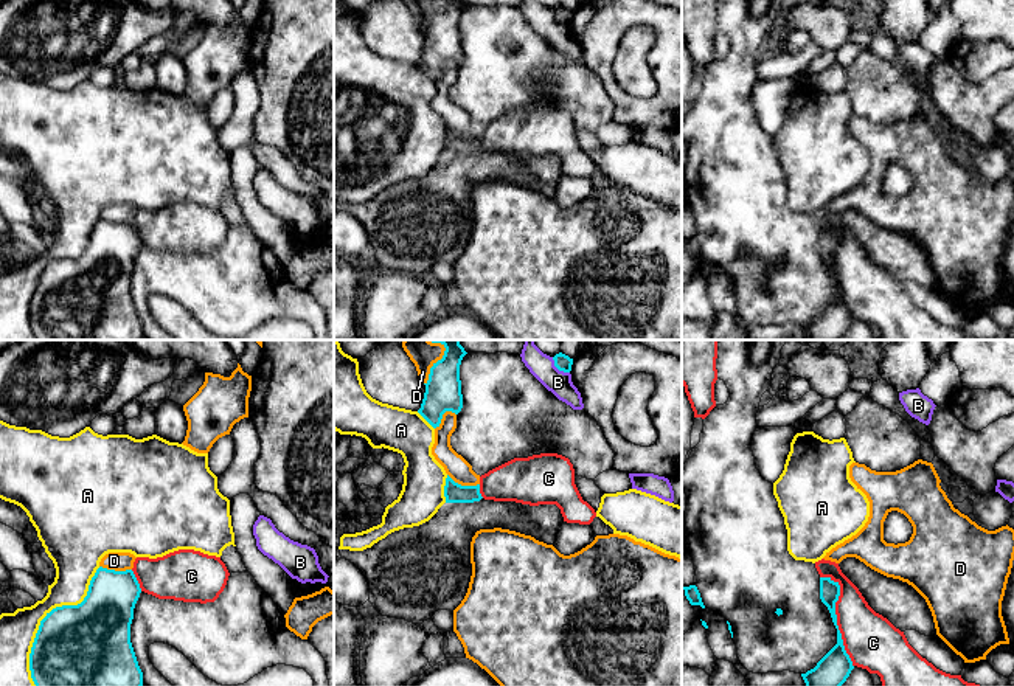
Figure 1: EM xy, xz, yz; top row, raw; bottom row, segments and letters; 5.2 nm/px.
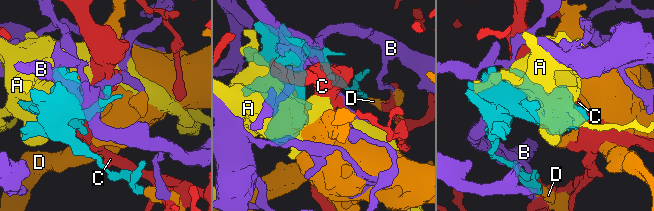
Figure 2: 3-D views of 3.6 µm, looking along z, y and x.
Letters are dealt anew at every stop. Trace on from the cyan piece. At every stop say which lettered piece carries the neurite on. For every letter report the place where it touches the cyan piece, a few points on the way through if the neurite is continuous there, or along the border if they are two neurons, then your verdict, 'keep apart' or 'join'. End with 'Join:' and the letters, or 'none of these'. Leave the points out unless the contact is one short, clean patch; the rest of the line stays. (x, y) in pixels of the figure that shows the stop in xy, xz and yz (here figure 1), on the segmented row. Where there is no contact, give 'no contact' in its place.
A: contact xy (45, 616); keep apart
B: contact xz (558, 368); keep apart
C: contact yz (836, 616); join
D: contact xy (114, 570); keep apart
Join: C

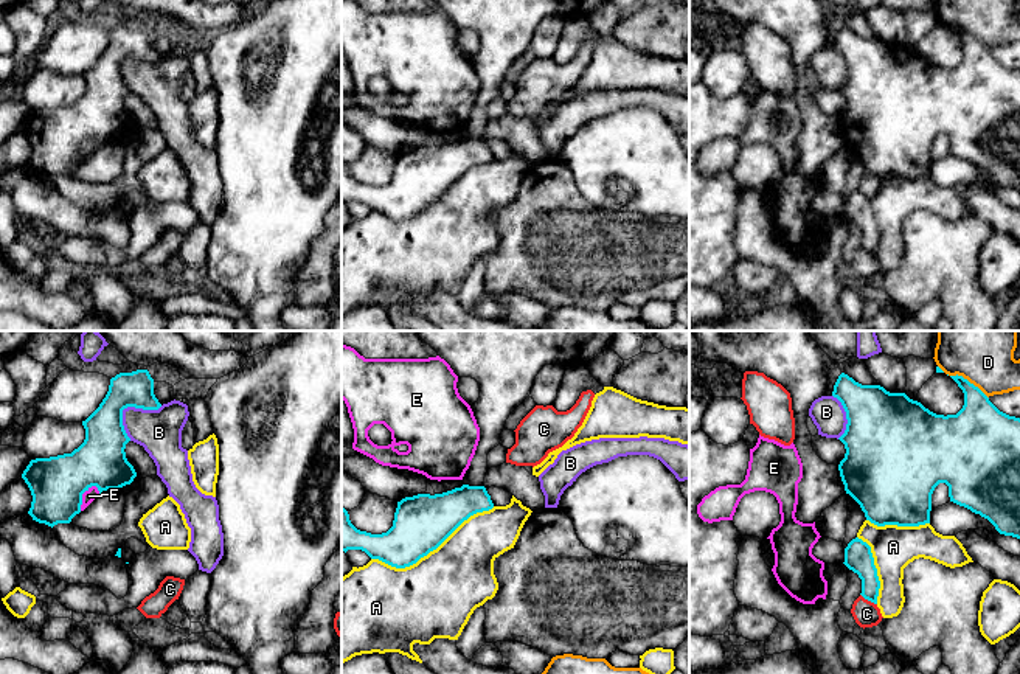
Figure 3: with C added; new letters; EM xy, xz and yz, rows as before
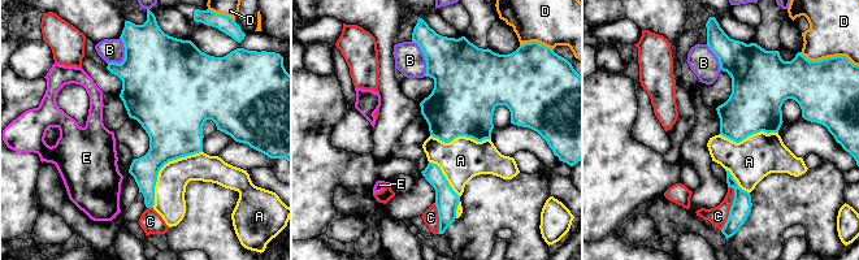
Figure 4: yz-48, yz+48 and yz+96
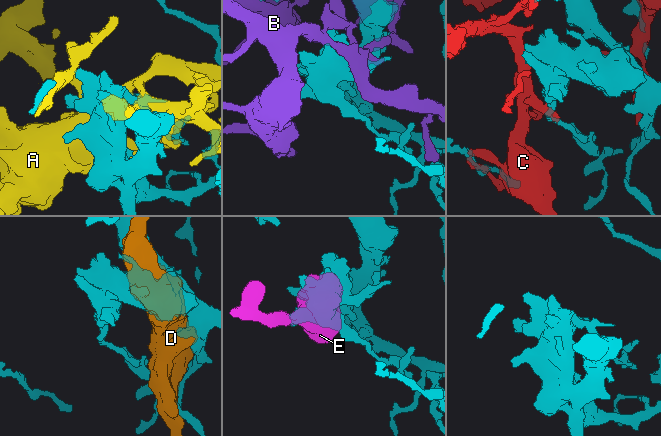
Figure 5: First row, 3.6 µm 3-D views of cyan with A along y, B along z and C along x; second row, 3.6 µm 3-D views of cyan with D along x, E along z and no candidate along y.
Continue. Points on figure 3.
A: contact xz (432, 550); keep apart
B: contact xy (128, 406); keep apart
C: contact yz (868, 600); keep apart
D: contact yz (966, 379); keep apart
E: contact xy (81, 496); keep apart
Join: none of these

